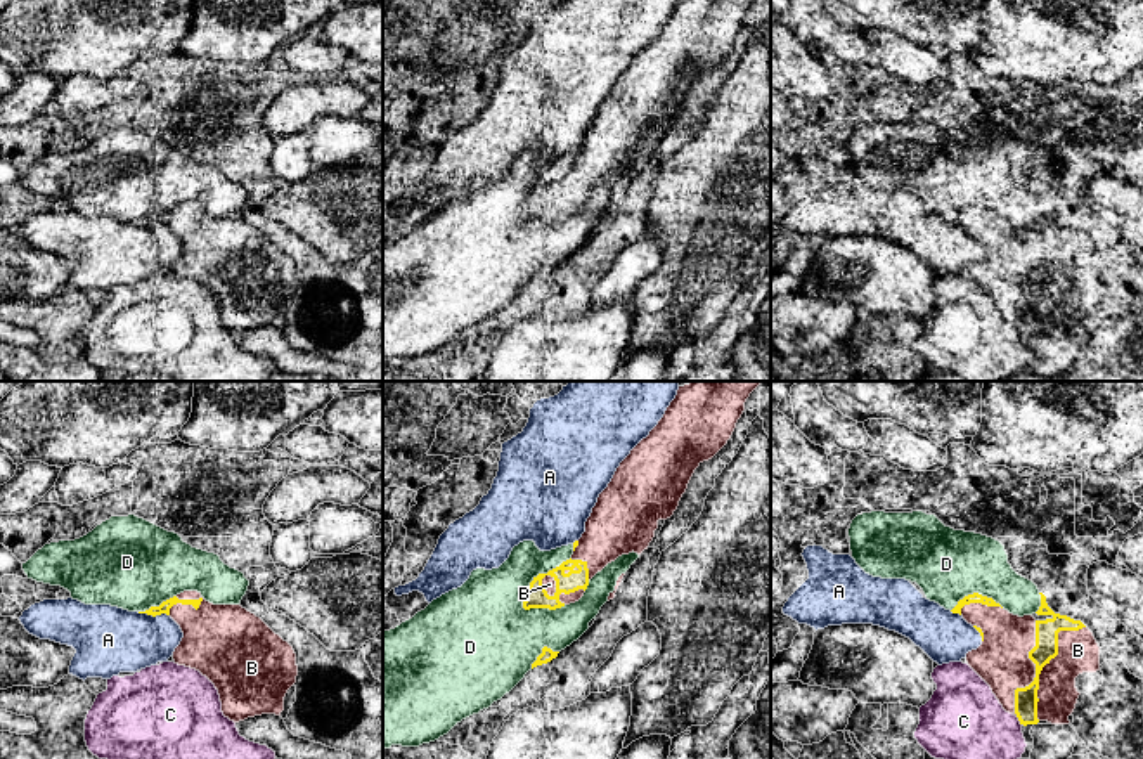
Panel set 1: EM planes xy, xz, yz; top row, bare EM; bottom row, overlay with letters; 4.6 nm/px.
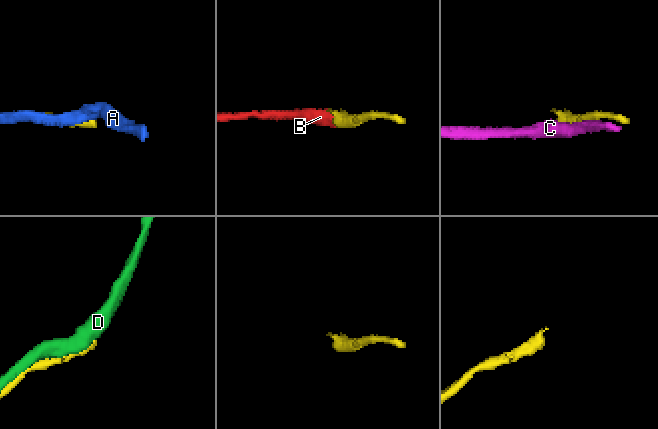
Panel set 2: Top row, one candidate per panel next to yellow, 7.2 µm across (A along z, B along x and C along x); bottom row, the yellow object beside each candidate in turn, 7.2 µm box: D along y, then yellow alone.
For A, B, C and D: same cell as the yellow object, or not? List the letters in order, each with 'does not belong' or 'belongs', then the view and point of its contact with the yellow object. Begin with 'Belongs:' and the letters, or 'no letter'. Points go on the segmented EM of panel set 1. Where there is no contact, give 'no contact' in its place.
Belongs: B
A: does not belong; meets yellow in xy at (153, 616)
B: belongs; meets yellow in yz at (1046, 662)
C: does not belong; meets yellow in yz at (1019, 720)
D: does not belong; meets yellow in xz at (535, 577)

